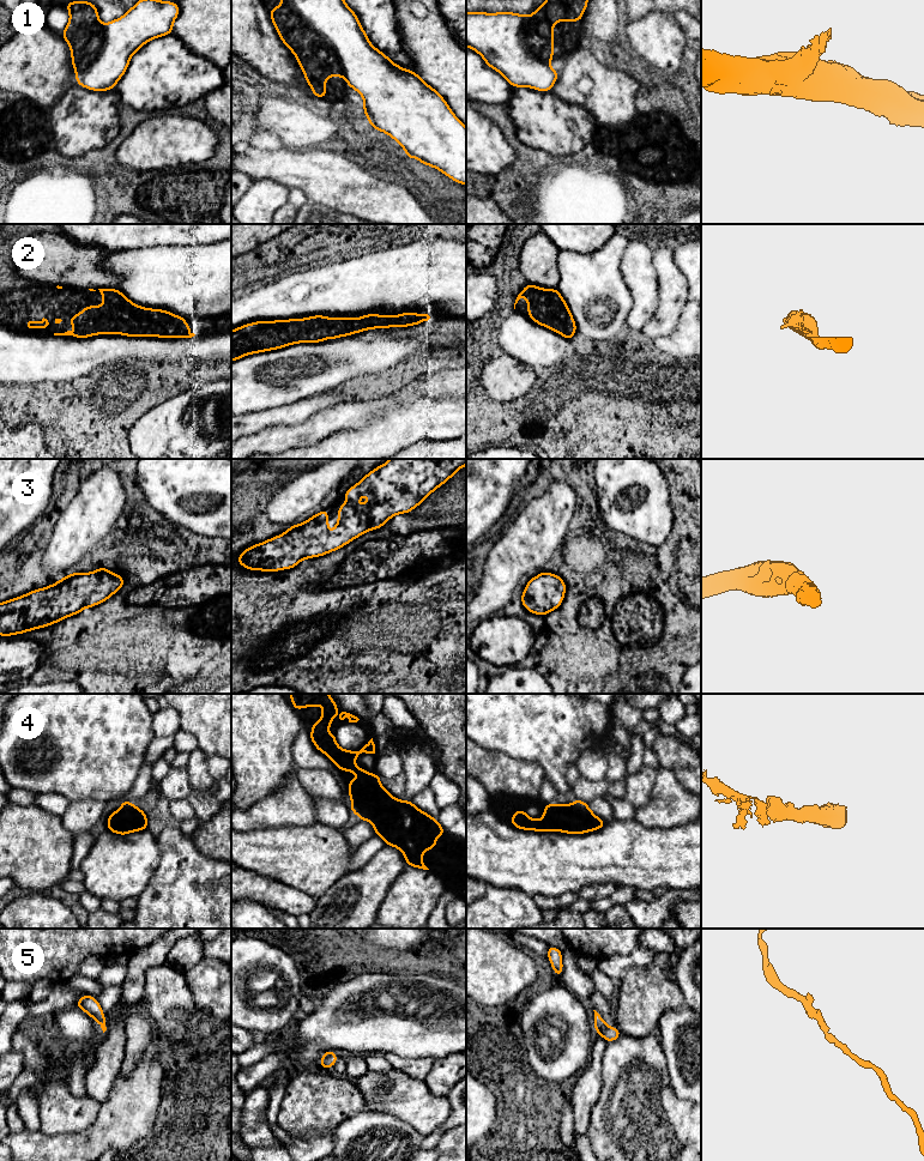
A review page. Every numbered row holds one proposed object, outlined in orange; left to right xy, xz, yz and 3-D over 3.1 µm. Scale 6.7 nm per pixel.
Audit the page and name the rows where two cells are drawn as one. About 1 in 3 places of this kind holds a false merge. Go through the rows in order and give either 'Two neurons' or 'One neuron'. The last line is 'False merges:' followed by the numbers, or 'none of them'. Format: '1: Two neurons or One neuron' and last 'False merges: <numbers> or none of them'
1: Two neurons
2: One neuron
3: One neuron
4: One neuron
5: One neuron
False merges: 1

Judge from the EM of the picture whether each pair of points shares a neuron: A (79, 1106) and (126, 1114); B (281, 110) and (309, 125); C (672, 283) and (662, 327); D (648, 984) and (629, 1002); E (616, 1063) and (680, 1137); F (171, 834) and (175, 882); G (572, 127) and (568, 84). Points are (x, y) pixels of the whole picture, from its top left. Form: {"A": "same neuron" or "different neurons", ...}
{"A": "different neurons", "B": "same neuron", "C": "same neuron", "D": "same neuron", "E": "same neuron", "F": "same neuron", "G": "different neurons"}

